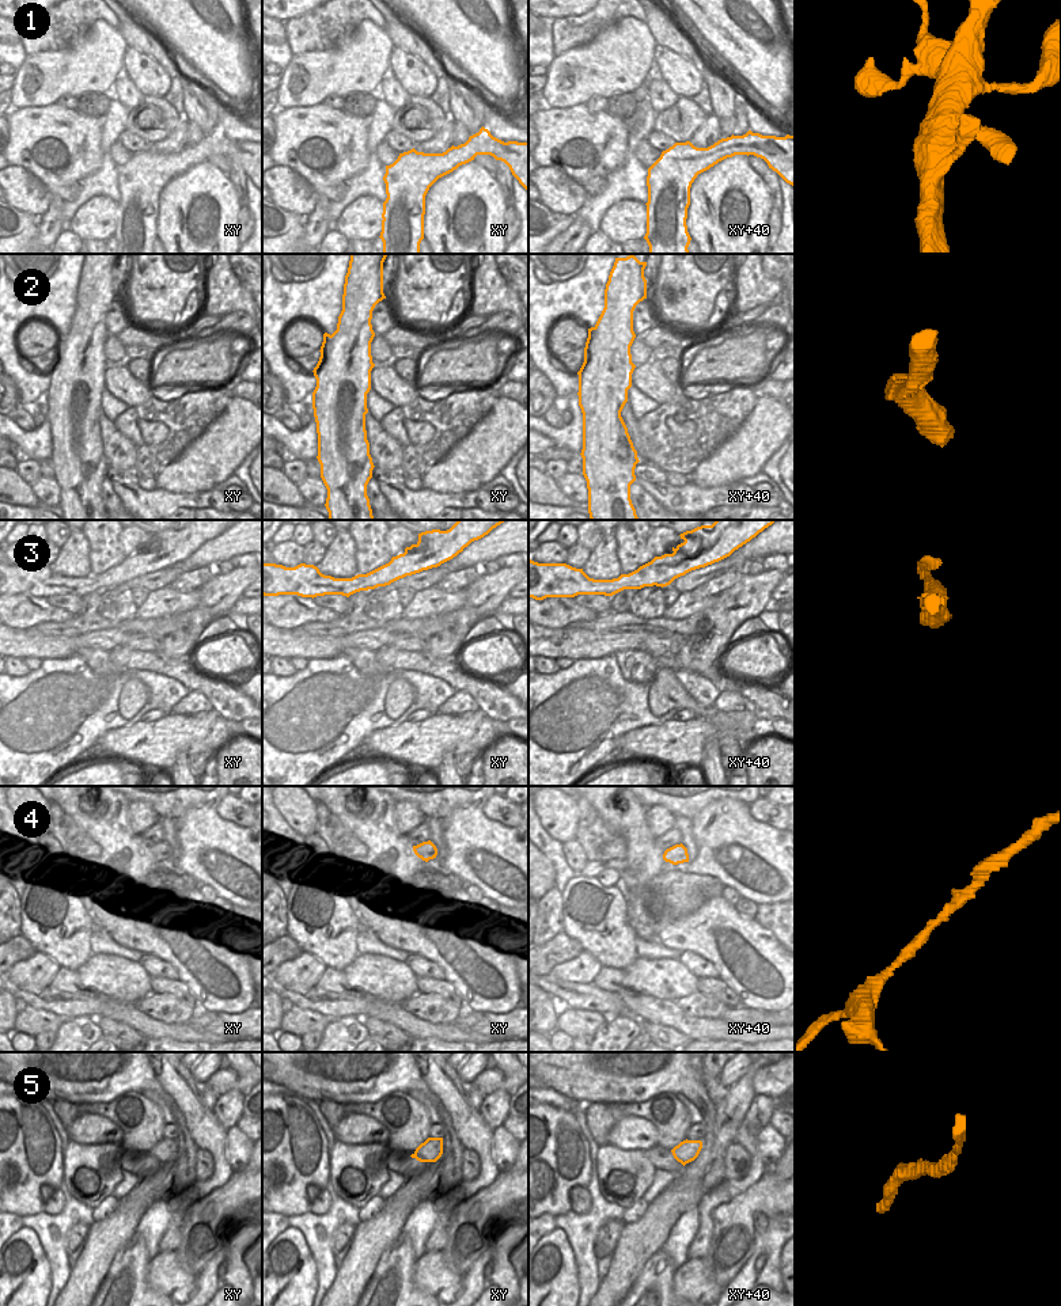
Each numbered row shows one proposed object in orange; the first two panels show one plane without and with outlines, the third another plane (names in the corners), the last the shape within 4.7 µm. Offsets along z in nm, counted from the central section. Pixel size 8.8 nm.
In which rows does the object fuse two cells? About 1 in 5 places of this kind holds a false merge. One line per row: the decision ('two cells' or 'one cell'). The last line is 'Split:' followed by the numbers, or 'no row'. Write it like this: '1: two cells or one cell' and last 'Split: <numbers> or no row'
1: one cell
2: one cell
3: one cell
4: one cell
5: one cell
Split: no row

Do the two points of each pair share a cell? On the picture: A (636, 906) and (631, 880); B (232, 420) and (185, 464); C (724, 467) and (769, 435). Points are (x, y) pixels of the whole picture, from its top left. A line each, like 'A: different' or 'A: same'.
A: different
B: same
C: same

